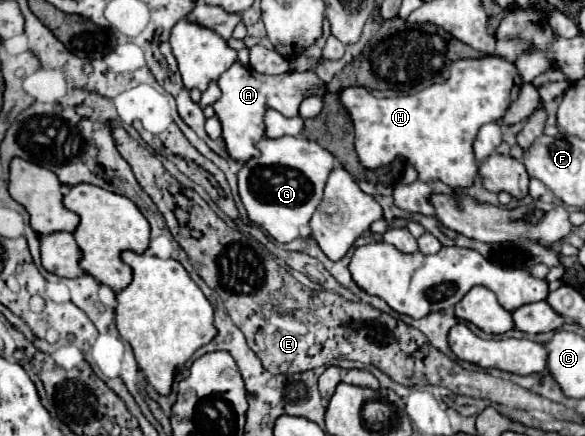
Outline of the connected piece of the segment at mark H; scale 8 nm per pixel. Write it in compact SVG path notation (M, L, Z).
M490 55L484 59L462 59L450 65L450 79L440 85L430 85L424 89L412 88L400 91L388 99L376 99L364 87L348 87L340 93L342 105L348 109L354 121L356 131L356 153L360 163L368 169L376 169L392 163L396 157L404 157L418 173L418 179L424 183L442 181L452 189L466 189L478 179L478 161L472 151L472 143L476 139L478 129L484 123L498 121L504 117L510 103L518 97L522 79L514 67L514 63Z

